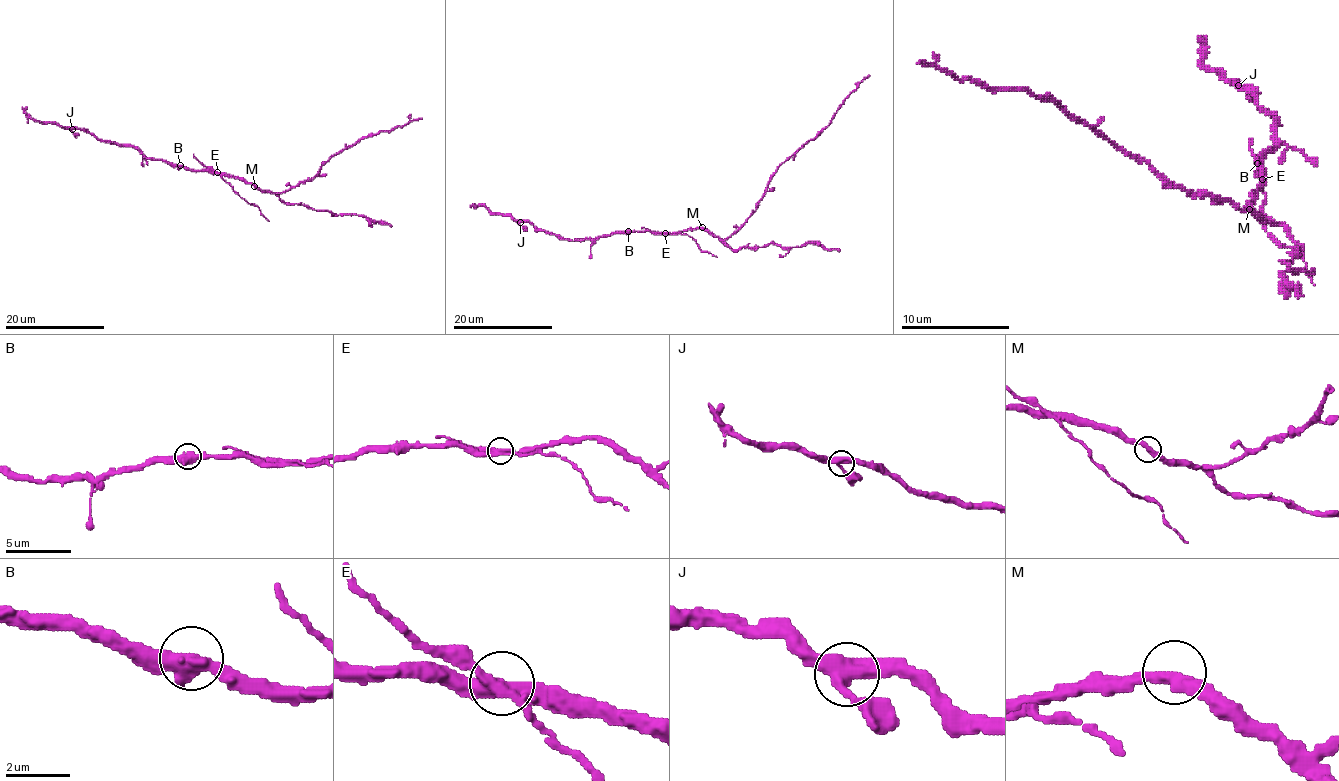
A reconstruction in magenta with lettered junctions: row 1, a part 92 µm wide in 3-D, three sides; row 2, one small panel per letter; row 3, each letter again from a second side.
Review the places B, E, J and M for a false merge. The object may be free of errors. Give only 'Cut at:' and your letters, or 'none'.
Cut at: E

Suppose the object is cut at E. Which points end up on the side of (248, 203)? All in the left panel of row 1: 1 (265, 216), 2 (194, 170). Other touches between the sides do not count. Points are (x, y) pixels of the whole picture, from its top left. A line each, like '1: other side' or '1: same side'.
1: same side
2: other side

